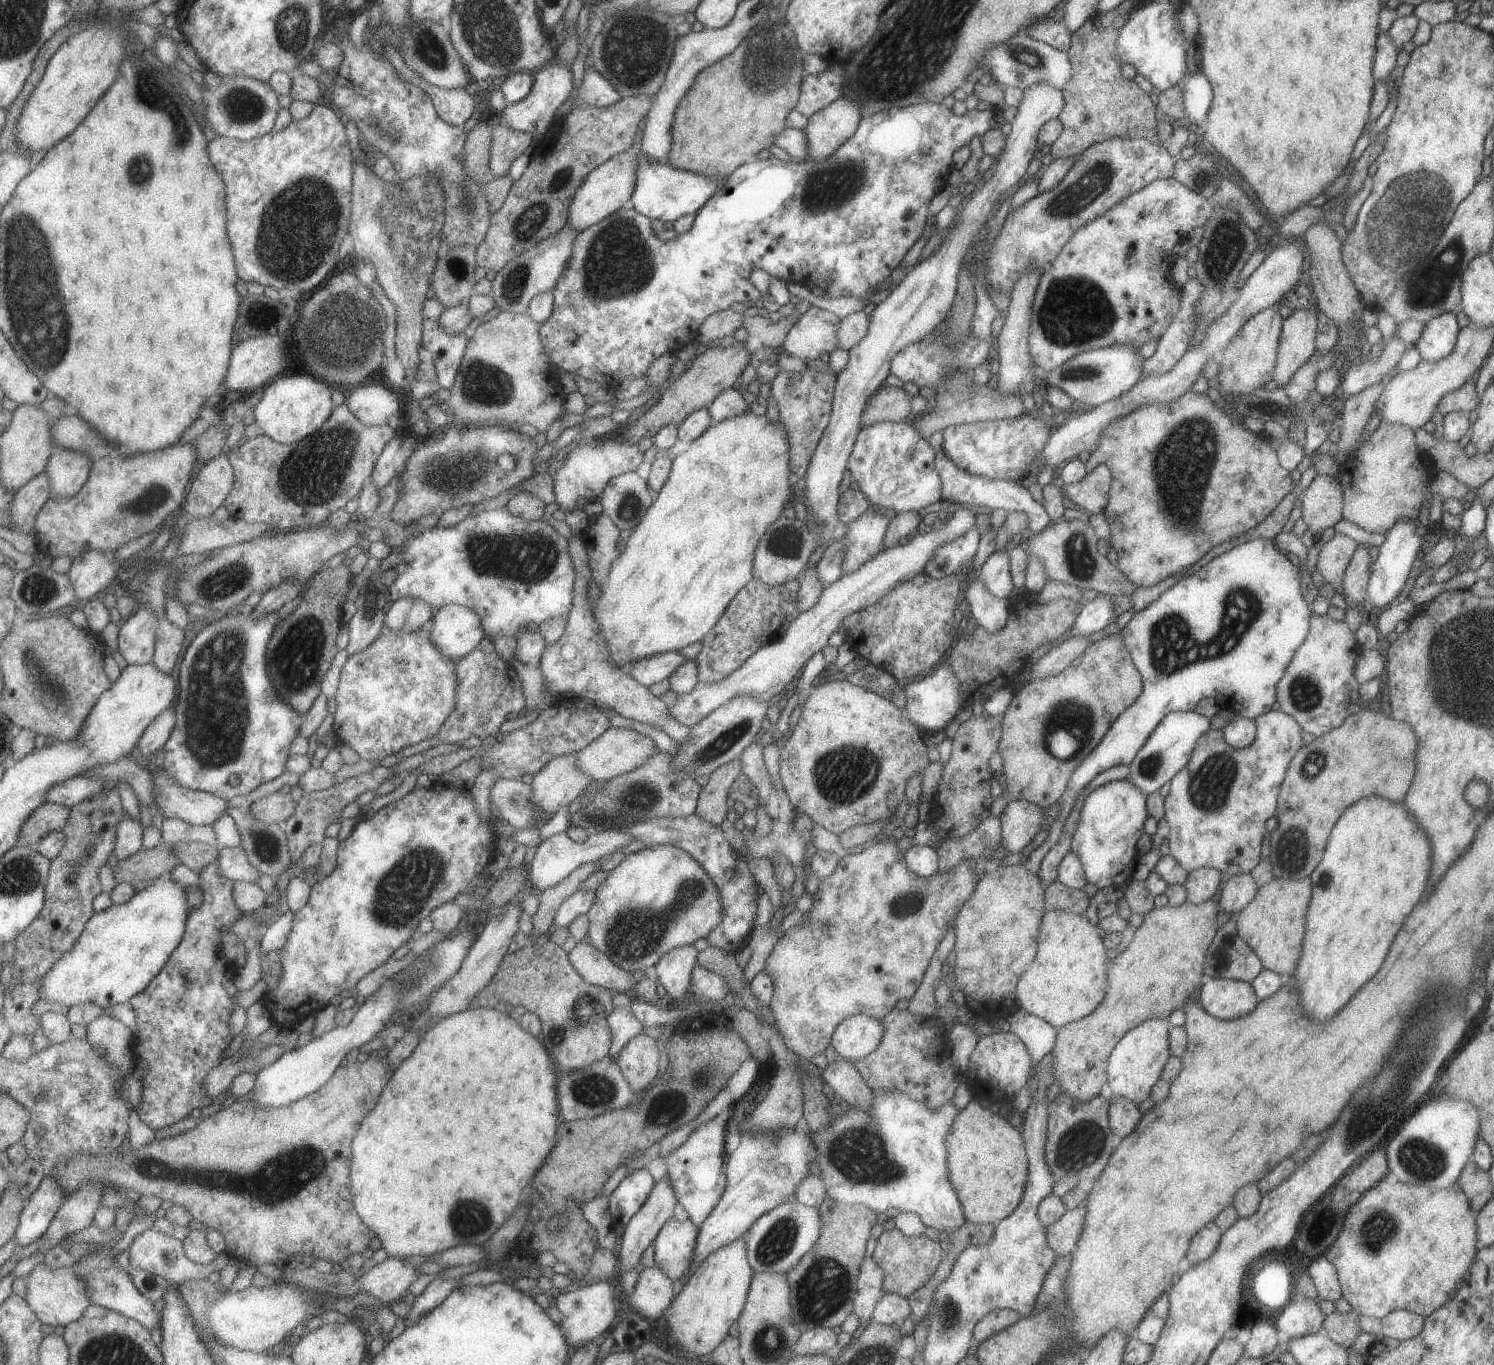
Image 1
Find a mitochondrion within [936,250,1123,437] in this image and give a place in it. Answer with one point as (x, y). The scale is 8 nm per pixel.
(1073, 311)

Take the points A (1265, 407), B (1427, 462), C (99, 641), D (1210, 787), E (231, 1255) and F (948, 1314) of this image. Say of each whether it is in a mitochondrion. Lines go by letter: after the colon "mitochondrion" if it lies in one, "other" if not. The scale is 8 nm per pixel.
A: other
B: other
C: other
D: mitochondrion
E: other
F: mitochondrion

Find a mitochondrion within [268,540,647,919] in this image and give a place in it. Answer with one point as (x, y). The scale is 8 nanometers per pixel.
(297, 656)

